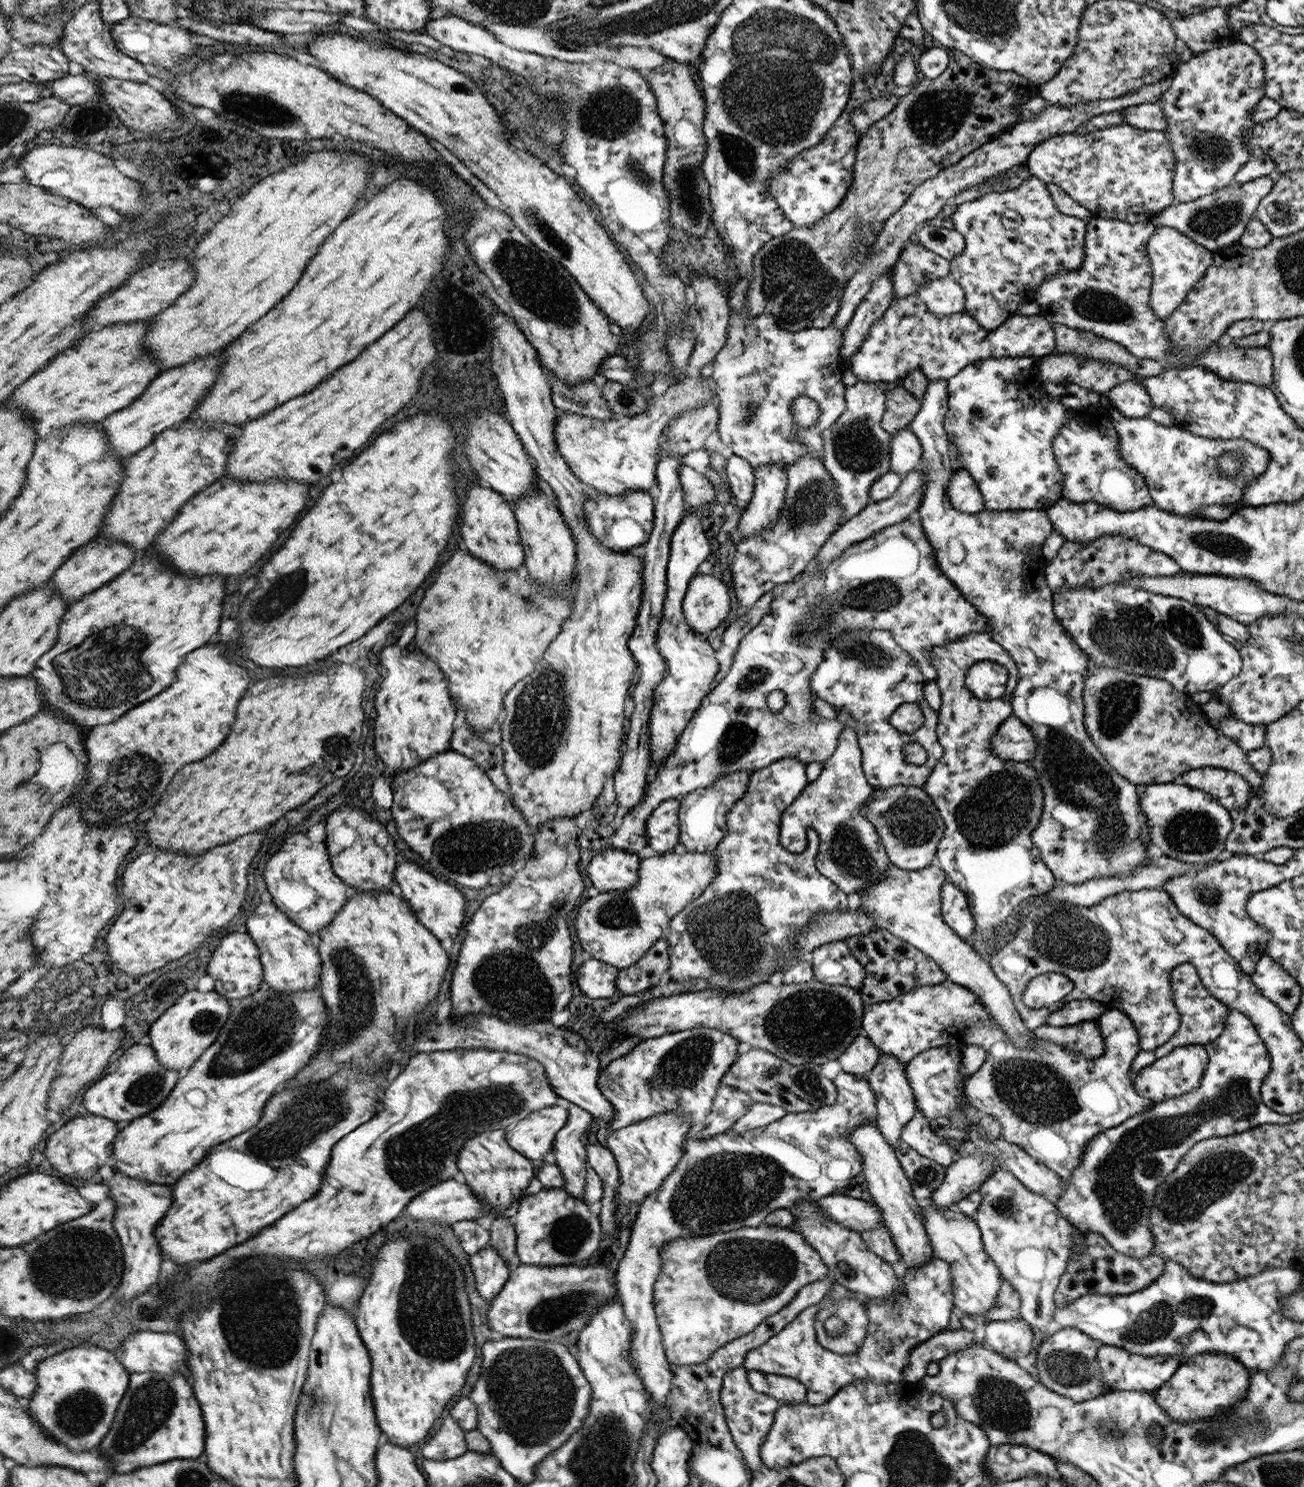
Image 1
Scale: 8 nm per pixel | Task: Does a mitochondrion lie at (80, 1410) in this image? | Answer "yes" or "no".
yes

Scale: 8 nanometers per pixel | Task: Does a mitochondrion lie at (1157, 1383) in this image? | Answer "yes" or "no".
no

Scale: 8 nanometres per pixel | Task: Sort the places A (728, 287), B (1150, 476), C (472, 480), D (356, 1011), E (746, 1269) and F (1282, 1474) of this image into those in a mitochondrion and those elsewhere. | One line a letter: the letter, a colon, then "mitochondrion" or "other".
A: other
B: other
C: other
D: mitochondrion
E: mitochondrion
F: mitochondrion

